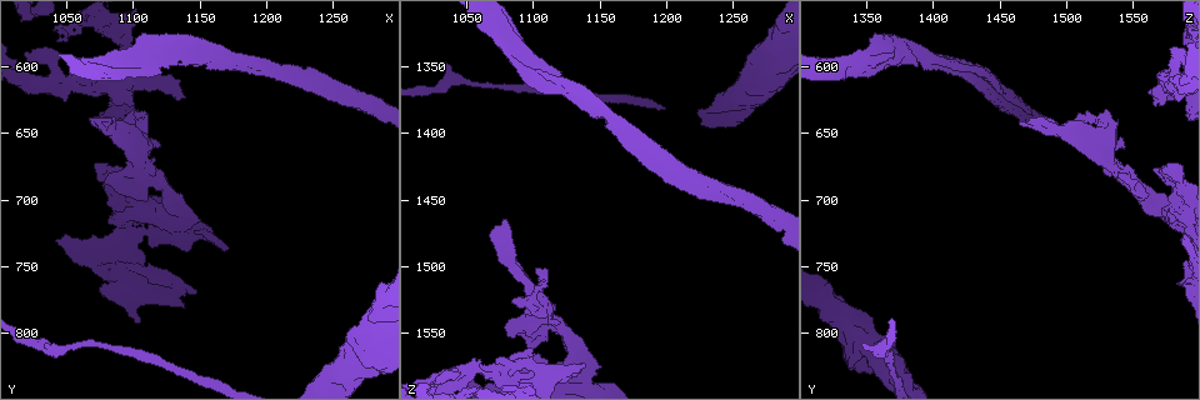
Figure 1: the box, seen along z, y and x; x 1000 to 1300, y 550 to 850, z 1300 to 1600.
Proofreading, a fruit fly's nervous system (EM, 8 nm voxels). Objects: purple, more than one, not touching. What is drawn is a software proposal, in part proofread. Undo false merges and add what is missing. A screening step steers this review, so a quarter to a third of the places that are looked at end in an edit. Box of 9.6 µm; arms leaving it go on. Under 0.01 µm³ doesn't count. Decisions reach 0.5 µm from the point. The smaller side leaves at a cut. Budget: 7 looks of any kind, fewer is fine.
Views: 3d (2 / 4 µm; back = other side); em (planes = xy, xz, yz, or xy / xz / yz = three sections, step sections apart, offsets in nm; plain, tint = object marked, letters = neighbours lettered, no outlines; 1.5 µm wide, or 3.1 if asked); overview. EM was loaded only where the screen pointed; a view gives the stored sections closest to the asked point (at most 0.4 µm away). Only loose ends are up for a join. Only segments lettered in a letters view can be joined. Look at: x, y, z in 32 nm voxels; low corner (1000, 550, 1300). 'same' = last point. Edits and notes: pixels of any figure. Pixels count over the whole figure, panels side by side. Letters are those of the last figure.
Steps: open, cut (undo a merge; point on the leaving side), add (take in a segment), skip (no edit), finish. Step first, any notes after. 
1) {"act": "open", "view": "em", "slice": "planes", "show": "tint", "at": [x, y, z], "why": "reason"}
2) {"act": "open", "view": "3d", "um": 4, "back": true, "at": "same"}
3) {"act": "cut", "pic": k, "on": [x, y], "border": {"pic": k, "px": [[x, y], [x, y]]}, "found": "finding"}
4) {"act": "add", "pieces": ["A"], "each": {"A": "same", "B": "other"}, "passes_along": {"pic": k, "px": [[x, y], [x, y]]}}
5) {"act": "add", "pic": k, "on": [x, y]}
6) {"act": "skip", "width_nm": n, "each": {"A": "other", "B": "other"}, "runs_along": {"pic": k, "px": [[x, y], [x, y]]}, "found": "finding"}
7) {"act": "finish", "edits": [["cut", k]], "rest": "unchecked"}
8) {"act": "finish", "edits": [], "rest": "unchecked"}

{"act": "open", "view": "em", "slice": "planes", "show": "letters", "at": [1076, 640, 1466]}

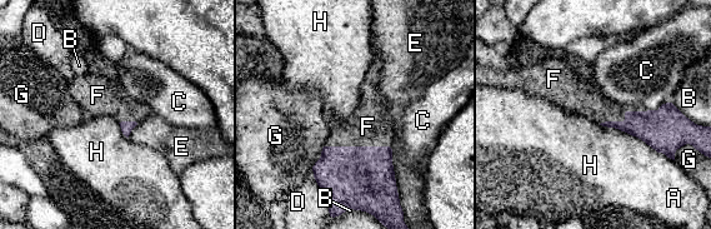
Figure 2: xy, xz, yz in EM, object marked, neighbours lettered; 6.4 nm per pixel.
{"act": "add", "pieces": ["F"], "each": {"A": "other", "B": "other", "C": "other", "D": "other", "E": "other", "F": "same", "G": "other", "H": "other"}, "passes_along": {"pic": 2, "px": [[361, 178], [357, 147], [367, 127]]}, "found": "the cell continues"}

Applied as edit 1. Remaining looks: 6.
{"act": "open", "view": "overview"}

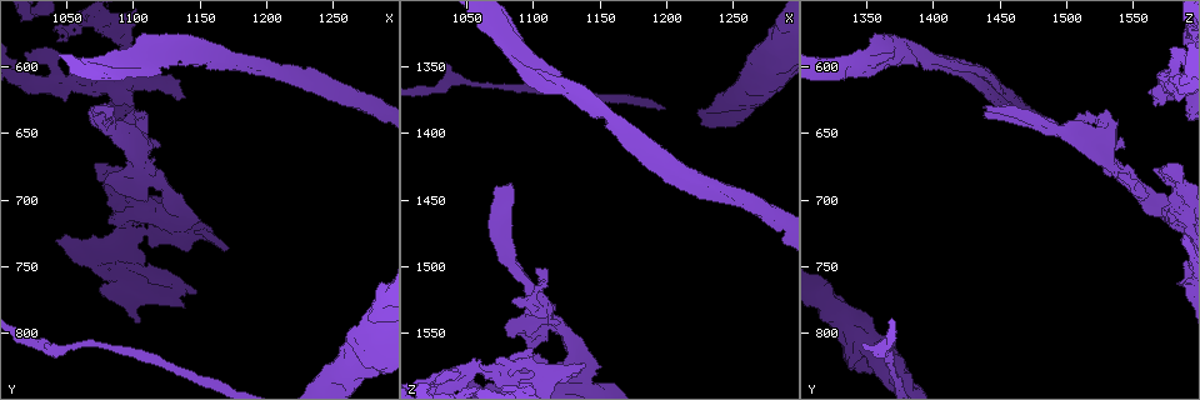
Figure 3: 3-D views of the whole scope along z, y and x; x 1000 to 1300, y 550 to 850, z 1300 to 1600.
{"act": "open", "view": "3d", "um": 4, "at": [1116, 592, 1364]}

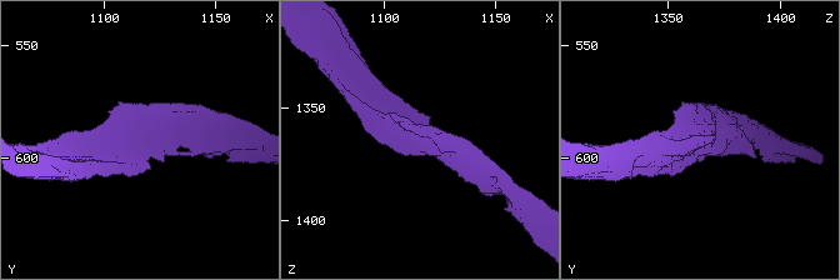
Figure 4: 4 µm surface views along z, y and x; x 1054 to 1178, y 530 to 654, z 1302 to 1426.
{"act": "open", "view": "em", "slice": "xy", "step": 8, "show": "tint", "at": [1114, 591, 1365], "why": "need the tissue"}

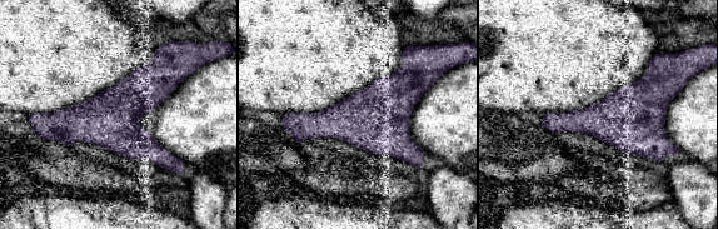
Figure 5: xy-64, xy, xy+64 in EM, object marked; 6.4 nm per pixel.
{"act": "open", "view": "em", "slice": "planes", "show": "letters", "at": "same", "why": "another direction"}

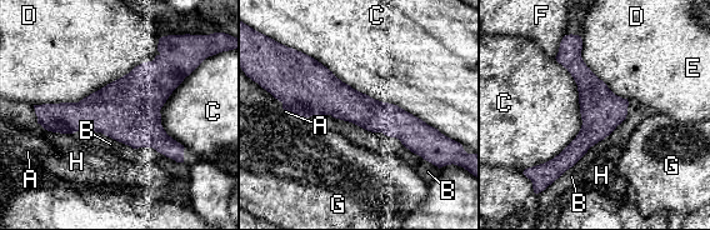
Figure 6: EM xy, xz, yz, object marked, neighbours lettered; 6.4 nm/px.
{"act": "skip", "each": {"A": "other", "B": "other", "C": "other", "D": "other", "E": "other", "F": "other", "G": "other", "H": "other"}, "border": {"pic": 6, "px": [[299, 50], [441, 133]]}, "found": "one cell here"}

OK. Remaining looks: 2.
{"act": "open", "view": "em", "slice": "xy", "step": 4, "show": "tint", "at": [1138, 622, 1572], "why": "free end"}

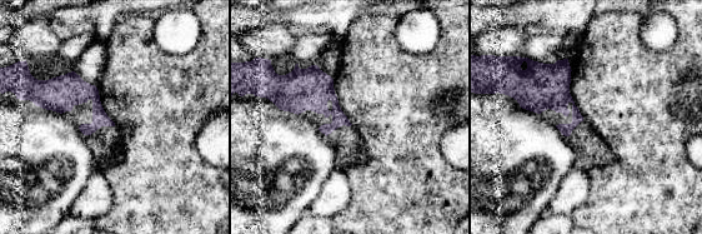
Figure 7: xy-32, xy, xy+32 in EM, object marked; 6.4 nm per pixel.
{"act": "open", "view": "em", "slice": "planes", "show": "letters", "at": "same"}

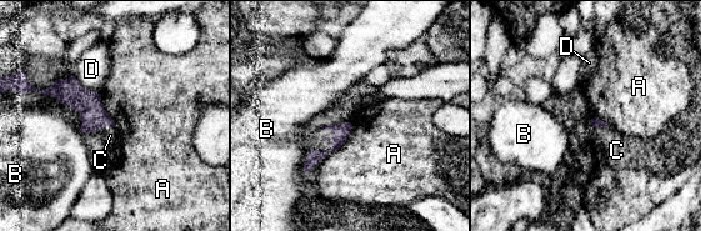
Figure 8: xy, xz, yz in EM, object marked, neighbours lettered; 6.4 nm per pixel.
{"act": "add", "pieces": ["C"], "each": {"A": "other", "B": "other", "C": "same", "D": "other"}, "passes_along": {"pic": 8, "px": [[88, 104], [106, 126], [110, 135]]}, "found": "it goes on there"}

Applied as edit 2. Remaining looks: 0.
{"act": "finish", "edits": [["add", 2], ["add", 8]], "rest": "unchecked"}

